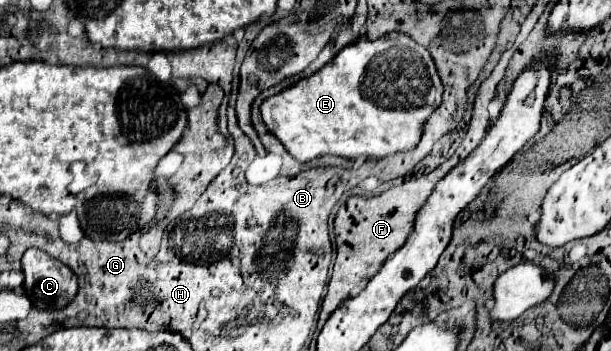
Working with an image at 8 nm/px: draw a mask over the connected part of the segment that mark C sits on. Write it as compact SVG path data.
M28 248L22 256L24 290L34 308L60 310L78 294L76 274L62 262L38 248Z

